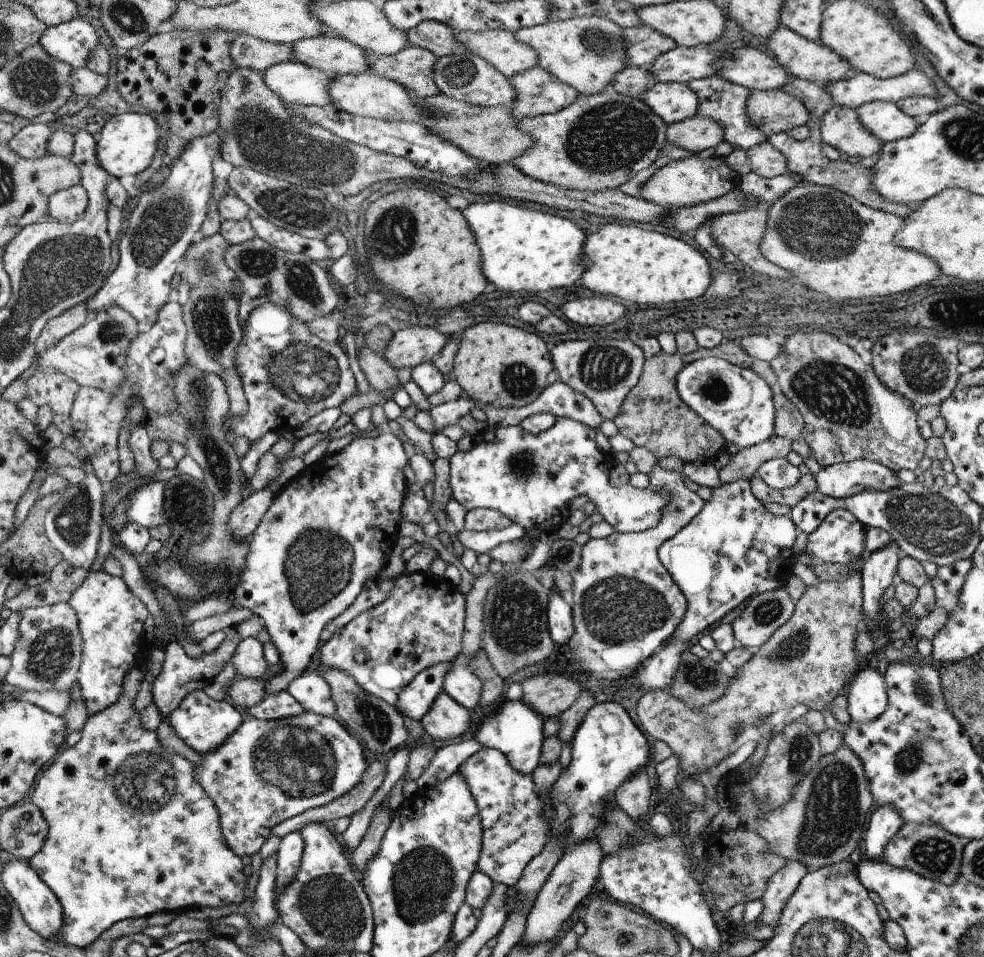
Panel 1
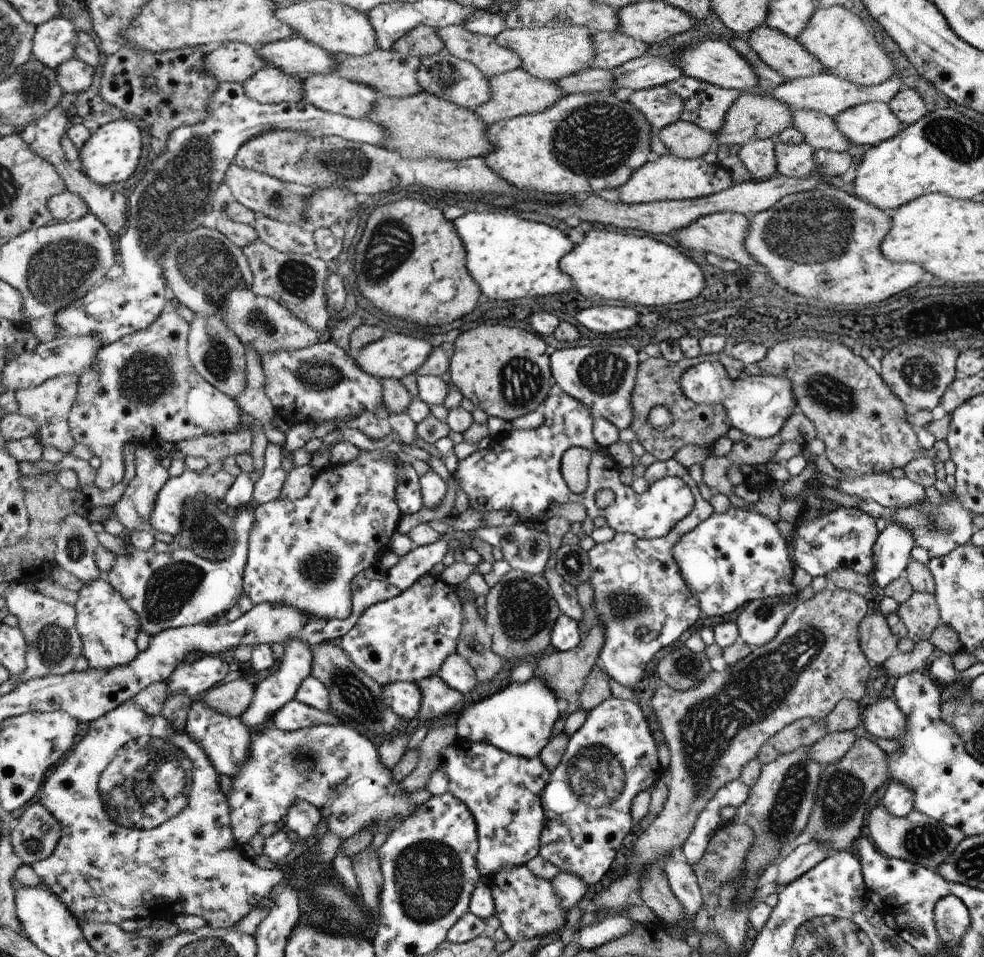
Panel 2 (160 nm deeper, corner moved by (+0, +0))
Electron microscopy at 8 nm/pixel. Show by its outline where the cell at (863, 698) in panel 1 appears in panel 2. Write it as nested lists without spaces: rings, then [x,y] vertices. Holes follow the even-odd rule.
[[[881,697],[879,700],[862,709],[863,725],[878,738],[898,739],[907,731],[906,716],[890,698]]]

